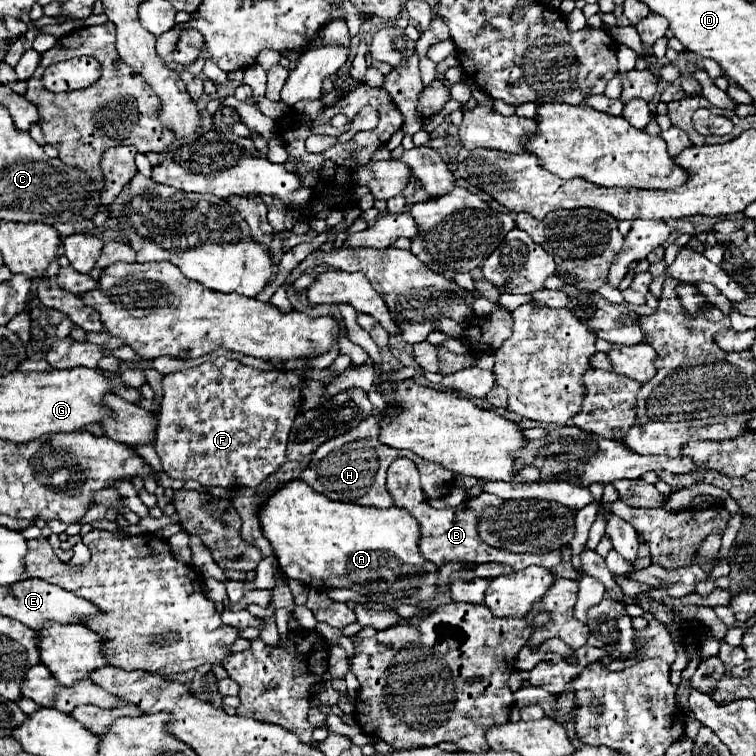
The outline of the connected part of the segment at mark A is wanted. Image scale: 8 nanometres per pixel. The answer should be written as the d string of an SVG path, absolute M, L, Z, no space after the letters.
M293 479L263 503L263 507L259 509L259 523L263 535L273 547L273 555L277 557L281 571L289 579L297 579L315 589L347 587L365 595L369 601L387 605L415 605L435 597L439 567L423 563L417 547L419 527L415 519L407 515L407 511L399 511L397 507L373 509L359 507L355 503L331 501L321 493L313 491L307 483L303 483L303 479Z

